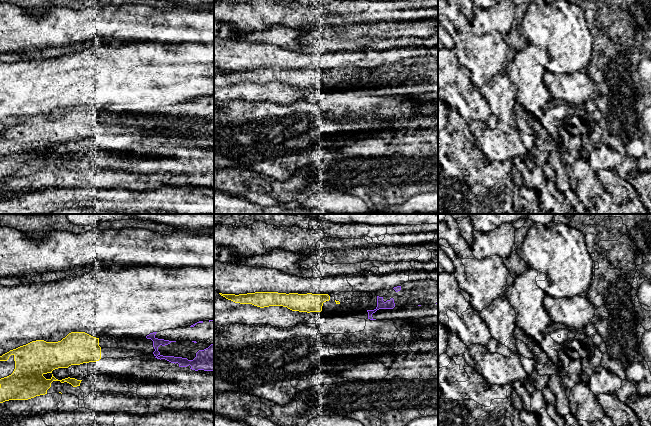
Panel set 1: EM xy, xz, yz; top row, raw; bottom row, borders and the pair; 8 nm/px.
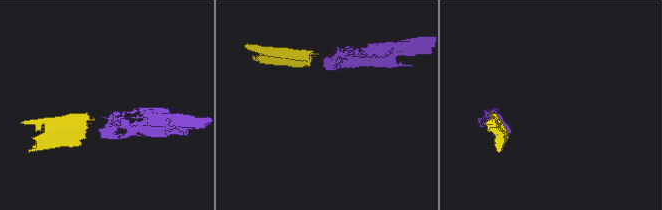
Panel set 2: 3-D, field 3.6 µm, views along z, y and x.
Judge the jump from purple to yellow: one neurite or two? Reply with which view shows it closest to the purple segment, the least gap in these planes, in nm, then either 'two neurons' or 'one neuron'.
nearest in xz; 240 nm apart; one neuron

